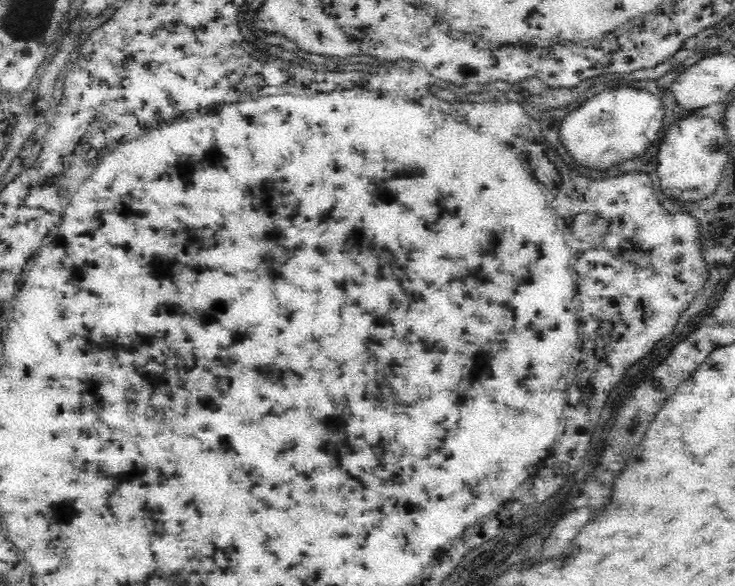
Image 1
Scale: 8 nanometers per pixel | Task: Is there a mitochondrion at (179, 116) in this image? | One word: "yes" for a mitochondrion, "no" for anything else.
no

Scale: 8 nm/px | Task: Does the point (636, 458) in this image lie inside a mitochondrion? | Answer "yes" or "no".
no

